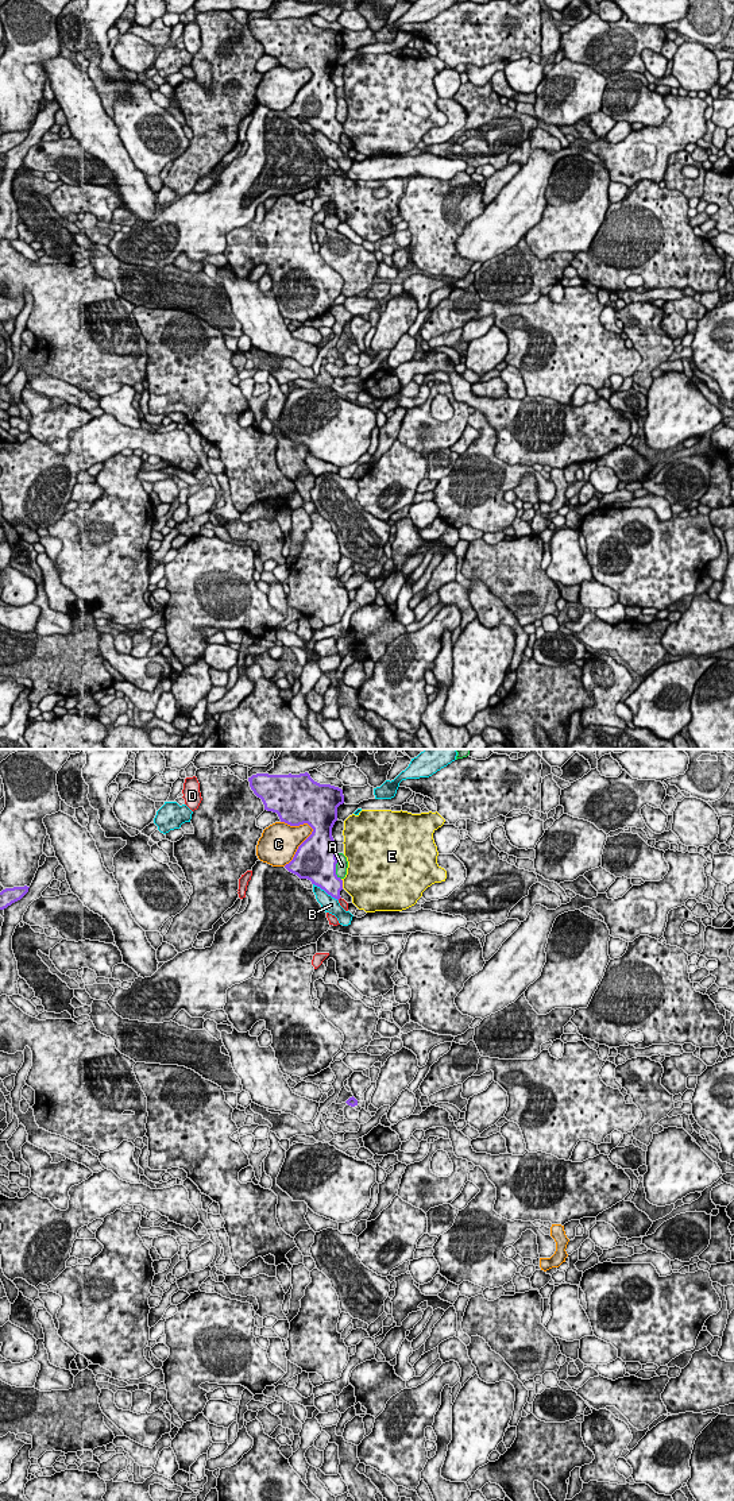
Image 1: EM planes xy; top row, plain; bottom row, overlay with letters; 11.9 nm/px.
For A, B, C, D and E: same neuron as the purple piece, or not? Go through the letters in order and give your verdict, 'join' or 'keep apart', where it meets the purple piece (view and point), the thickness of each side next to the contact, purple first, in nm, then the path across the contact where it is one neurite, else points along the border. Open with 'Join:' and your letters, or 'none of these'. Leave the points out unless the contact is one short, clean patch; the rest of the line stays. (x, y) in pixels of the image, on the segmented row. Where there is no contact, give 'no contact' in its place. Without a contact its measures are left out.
Join: none of these
A: keep apart; meets purple in xy at (335, 867); 480 nm thick on the purple side, 140 nm on the other
B: keep apart; meets purple in xy at (325, 891); 360 nm thick on the purple side, 190 nm on the other
C: keep apart; meets purple in xy at (300, 845); 480 nm thick on the purple side, 460 nm on the other
D: keep apart; meets purple in xy at (339, 898); 240 nm thick on the purple side, 90 nm on the other
E: keep apart; meets purple in xy at (342, 883); 300 nm thick on the purple side, 420 nm on the other

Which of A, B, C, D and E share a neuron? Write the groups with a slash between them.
A / B / C / D / E

